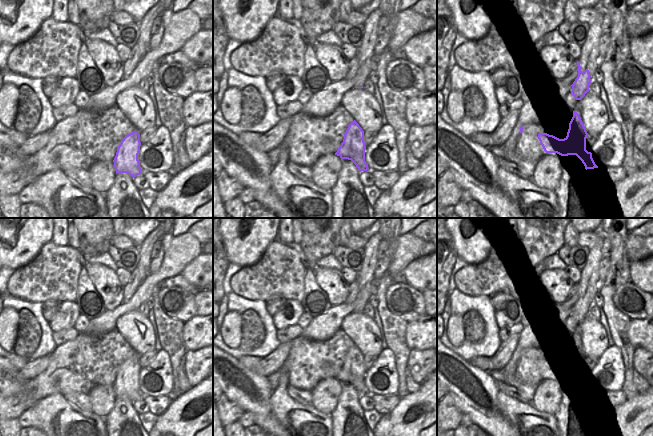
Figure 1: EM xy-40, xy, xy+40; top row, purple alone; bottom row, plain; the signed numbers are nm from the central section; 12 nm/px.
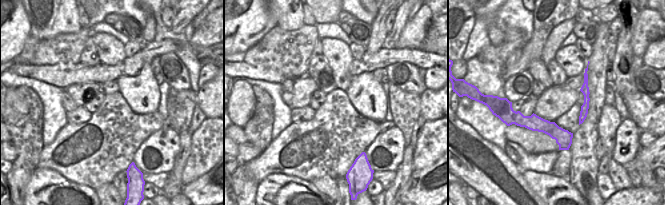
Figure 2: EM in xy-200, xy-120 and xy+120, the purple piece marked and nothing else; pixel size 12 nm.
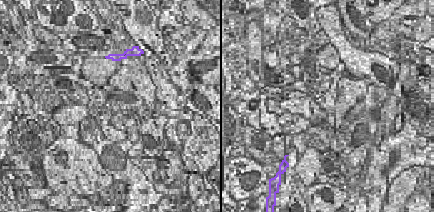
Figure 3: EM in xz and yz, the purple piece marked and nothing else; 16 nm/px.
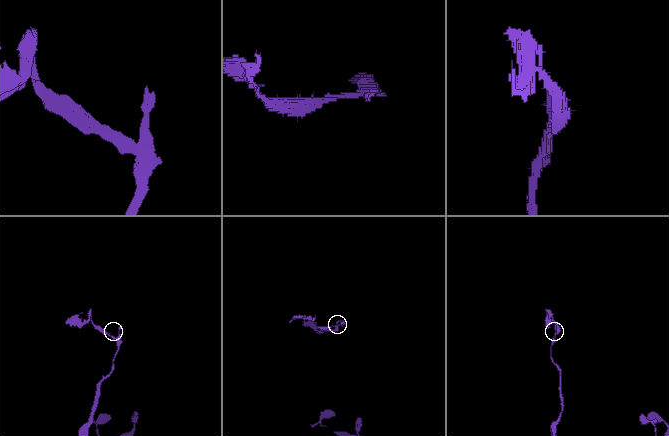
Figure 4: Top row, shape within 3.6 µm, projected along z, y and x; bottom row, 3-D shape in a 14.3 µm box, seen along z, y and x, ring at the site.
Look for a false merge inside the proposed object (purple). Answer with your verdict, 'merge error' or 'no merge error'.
merge error

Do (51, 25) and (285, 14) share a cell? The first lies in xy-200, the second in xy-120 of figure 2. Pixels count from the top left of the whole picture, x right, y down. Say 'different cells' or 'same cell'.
same cell

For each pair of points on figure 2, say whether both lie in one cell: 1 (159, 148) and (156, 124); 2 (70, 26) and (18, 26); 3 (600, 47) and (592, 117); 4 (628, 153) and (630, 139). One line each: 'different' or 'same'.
1: different
2: different
3: same
4: same

